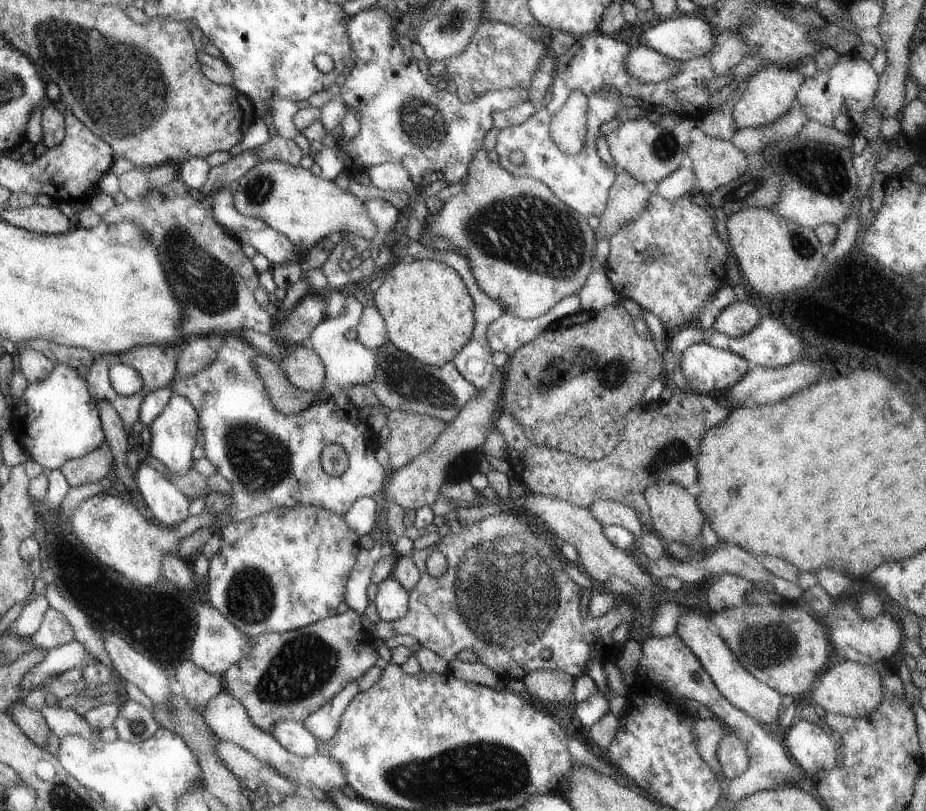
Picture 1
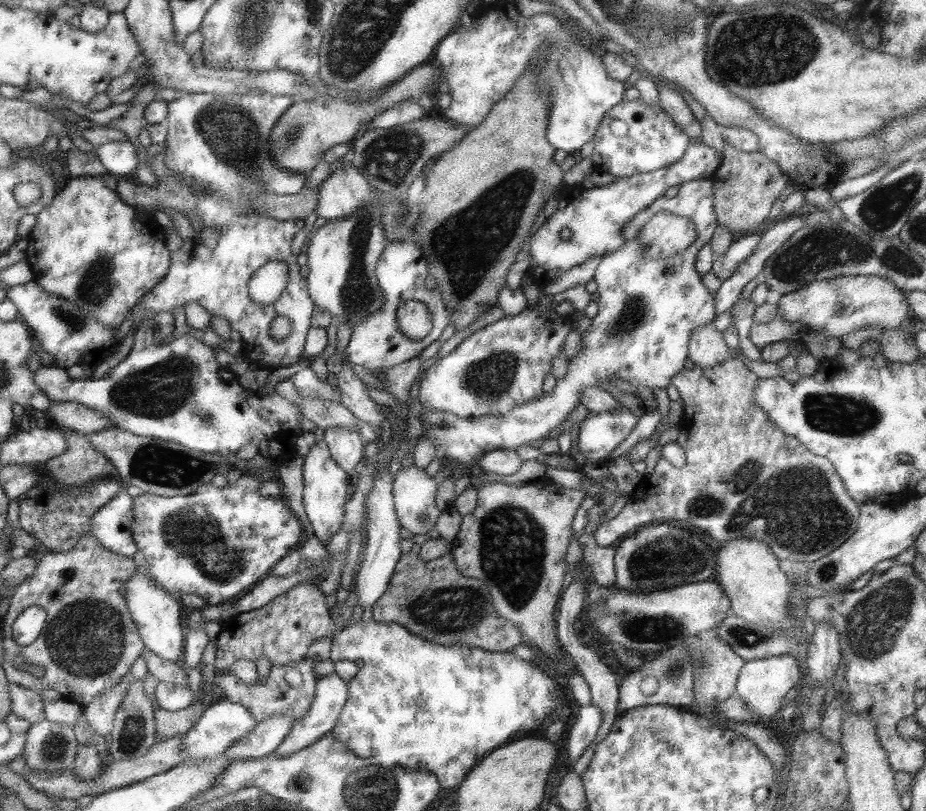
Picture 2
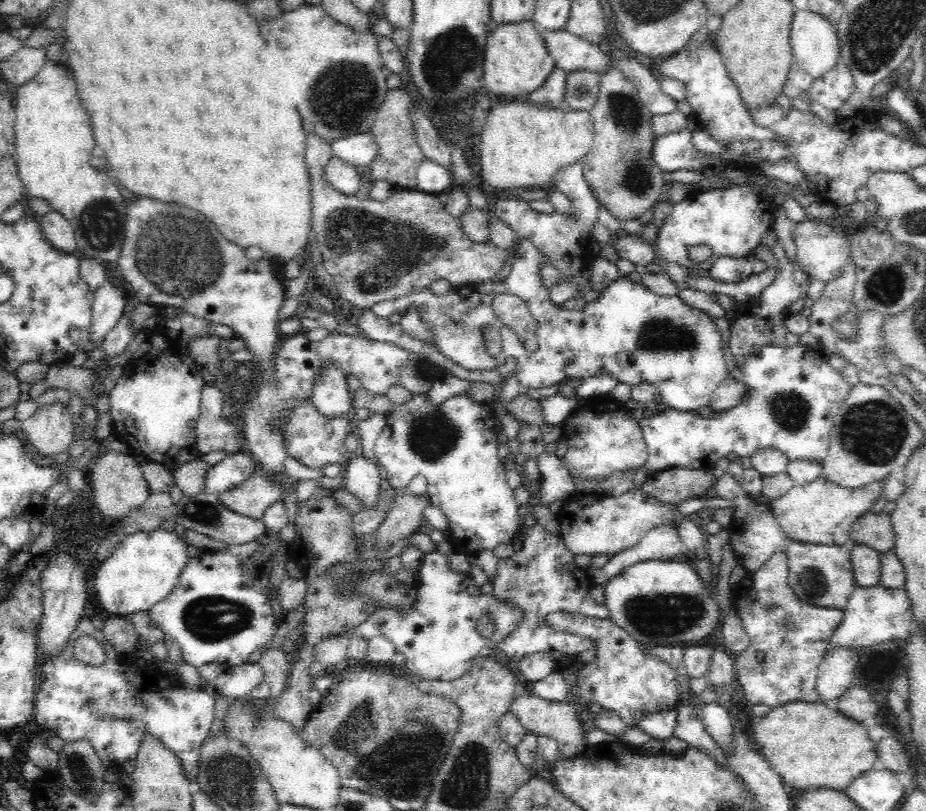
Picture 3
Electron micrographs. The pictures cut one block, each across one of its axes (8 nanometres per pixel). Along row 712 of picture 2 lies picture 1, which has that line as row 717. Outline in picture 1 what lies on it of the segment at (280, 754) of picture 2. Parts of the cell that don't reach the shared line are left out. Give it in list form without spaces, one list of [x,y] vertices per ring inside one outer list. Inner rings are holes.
[[[349,682],[339,694],[335,694],[329,702],[325,702],[321,708],[317,708],[315,712],[311,712],[301,724],[311,732],[311,736],[317,742],[325,742],[329,740],[339,724],[339,718],[343,714],[343,710],[347,708],[347,704],[359,694],[357,690],[357,682]]]

